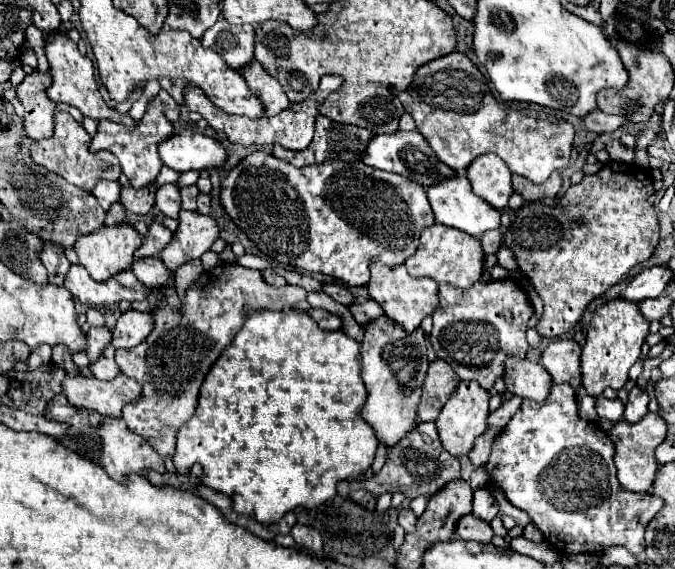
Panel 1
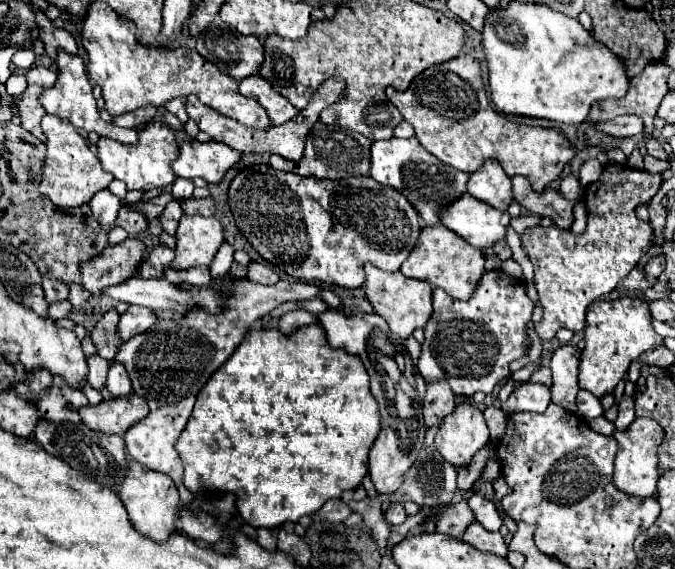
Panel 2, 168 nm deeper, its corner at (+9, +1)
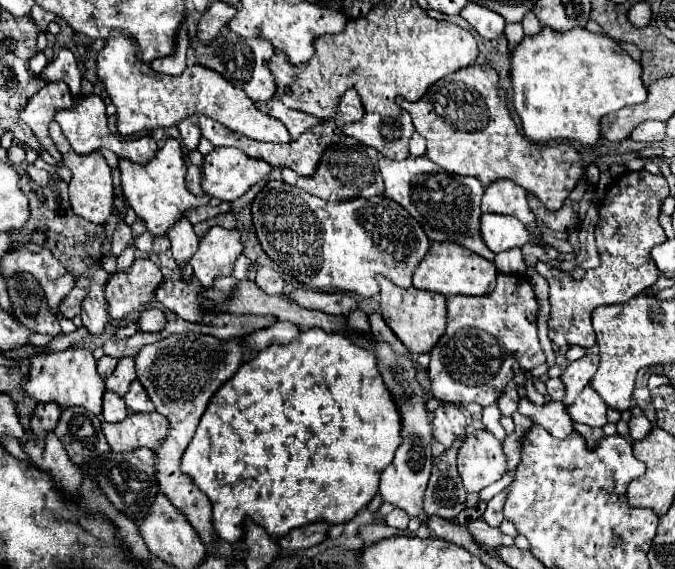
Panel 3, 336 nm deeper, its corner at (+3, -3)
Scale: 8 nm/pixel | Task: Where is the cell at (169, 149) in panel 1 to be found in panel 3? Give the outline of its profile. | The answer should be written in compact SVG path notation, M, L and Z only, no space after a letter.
M214 148L202 162L202 190L224 202L242 196L252 184L270 174L272 166L254 160L238 148Z

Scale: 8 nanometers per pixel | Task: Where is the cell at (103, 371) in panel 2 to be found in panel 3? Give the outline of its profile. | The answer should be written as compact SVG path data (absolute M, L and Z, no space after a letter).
M106 390L104 392L104 410L102 410L102 416L108 422L124 420L124 416L128 416L128 408L126 408L122 396L114 396L112 390Z

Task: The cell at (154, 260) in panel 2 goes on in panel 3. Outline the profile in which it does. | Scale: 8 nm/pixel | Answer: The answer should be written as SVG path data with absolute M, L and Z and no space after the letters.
M192 278L192 284L186 284L184 280L164 280L162 286L156 290L156 300L164 304L168 310L176 312L180 318L196 322L204 316L202 310L198 310L196 296L202 292L202 286L196 278Z

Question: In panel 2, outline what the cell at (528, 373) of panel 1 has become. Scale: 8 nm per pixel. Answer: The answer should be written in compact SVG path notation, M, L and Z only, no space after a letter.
M522 382L518 390L510 394L510 398L502 404L502 410L506 414L516 414L516 412L536 412L542 414L550 404L550 390L544 384L532 384L532 382Z

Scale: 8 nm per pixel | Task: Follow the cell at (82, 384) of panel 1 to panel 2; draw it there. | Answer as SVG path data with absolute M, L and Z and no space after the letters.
M130 394L122 398L104 400L100 406L86 406L80 410L80 416L90 430L124 436L126 430L146 418L148 412L150 410L146 400L136 394Z

